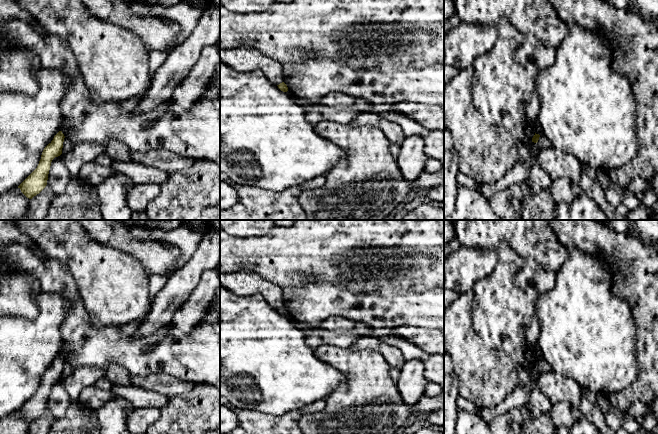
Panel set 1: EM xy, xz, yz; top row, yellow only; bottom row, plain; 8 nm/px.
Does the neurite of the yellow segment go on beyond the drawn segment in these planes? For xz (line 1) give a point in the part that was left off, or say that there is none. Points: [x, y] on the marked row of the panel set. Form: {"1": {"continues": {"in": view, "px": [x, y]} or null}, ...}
{"1": {"continues": null}}

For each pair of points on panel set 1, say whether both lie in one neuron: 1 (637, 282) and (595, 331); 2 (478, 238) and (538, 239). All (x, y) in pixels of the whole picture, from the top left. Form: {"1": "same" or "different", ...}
{"1": "different", "2": "same"}

